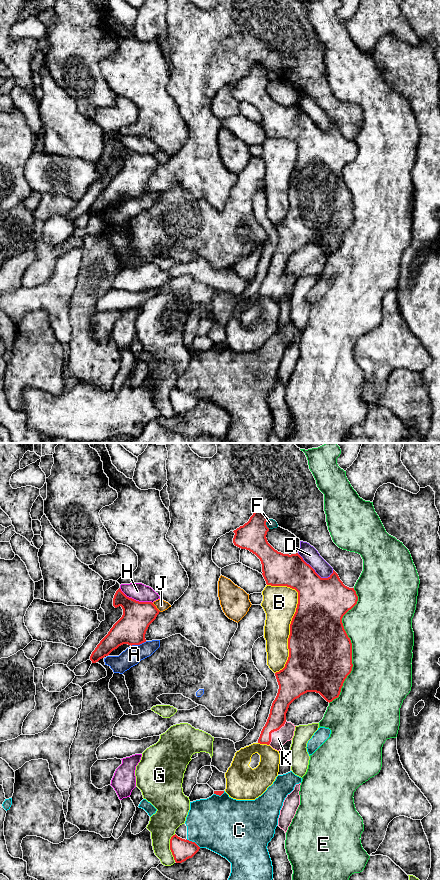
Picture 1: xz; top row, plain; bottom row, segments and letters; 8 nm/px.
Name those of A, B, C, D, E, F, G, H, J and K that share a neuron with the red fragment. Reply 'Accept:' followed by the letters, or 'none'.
Accept: K

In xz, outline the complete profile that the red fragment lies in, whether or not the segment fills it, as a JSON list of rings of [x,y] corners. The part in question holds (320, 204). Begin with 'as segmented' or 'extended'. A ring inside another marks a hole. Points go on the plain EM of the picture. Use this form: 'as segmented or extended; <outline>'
extended; [[[262,62],[255,63],[247,75],[233,83],[233,95],[260,111],[262,127],[267,137],[287,138],[298,144],[298,156],[288,190],[289,209],[285,219],[275,225],[278,245],[258,291],[258,295],[270,297],[280,303],[294,288],[295,278],[286,273],[286,265],[295,251],[307,244],[319,245],[329,255],[339,249],[343,235],[353,219],[352,195],[344,181],[342,170],[357,156],[358,148],[354,140],[343,136],[334,122],[328,130],[321,130],[298,105],[289,107],[275,102],[266,90],[269,83],[267,71]]]

